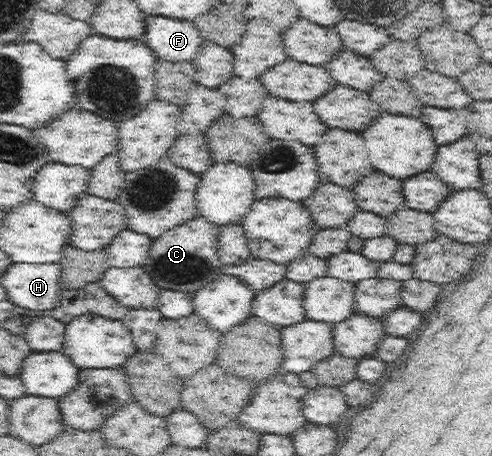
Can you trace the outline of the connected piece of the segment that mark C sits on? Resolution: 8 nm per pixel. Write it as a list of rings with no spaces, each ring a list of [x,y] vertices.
[[[202,215],[196,216],[187,223],[155,238],[142,267],[162,290],[195,294],[202,288],[210,286],[222,274],[223,267],[219,262],[218,243],[220,233],[224,229],[224,226],[215,225],[204,219]]]

